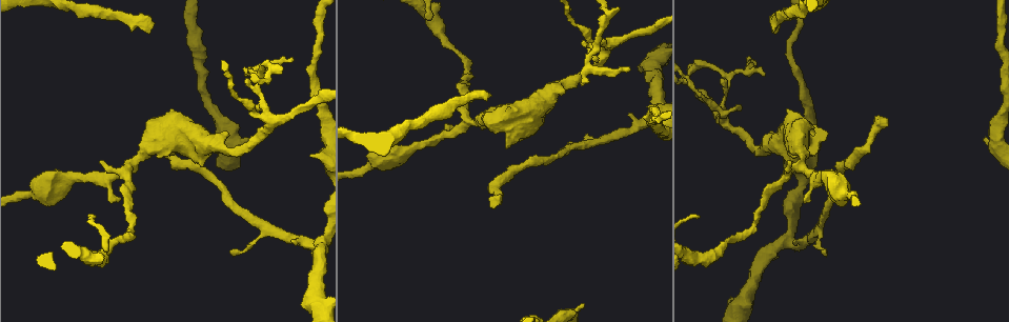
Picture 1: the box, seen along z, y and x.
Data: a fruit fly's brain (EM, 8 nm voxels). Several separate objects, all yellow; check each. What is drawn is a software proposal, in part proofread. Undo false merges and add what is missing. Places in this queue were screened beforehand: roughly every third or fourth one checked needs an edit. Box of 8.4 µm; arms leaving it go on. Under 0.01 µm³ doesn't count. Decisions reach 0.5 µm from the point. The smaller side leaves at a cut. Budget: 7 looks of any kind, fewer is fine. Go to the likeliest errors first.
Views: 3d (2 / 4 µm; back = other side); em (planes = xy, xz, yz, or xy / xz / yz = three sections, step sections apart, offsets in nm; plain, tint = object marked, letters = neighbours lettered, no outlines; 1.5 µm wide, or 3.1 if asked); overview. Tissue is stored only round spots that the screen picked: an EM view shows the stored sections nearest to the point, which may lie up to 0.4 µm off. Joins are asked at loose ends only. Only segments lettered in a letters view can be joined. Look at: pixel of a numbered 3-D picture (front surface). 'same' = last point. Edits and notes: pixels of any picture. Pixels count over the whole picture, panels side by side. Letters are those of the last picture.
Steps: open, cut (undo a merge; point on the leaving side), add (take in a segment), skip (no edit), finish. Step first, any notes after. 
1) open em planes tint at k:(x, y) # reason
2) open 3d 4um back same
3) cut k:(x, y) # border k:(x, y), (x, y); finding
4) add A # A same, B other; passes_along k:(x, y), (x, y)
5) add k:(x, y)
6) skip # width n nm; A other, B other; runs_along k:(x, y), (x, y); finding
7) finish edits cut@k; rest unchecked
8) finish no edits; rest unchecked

open em planes tint at 1:(229, 253)

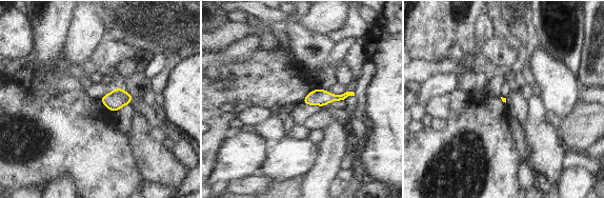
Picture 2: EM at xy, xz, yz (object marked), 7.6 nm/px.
open em planes letters same

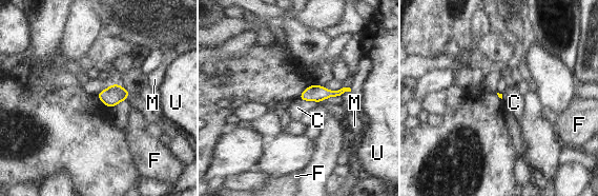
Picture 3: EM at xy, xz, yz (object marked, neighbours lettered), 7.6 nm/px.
skip # longest_contact C 160 nm; C other, F other, M other, U other; border 3:(298, 97), (317, 103); no lettered segment goes on from it

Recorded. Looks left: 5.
open 3d 4um at 1:(68, 175) # thick turns thin

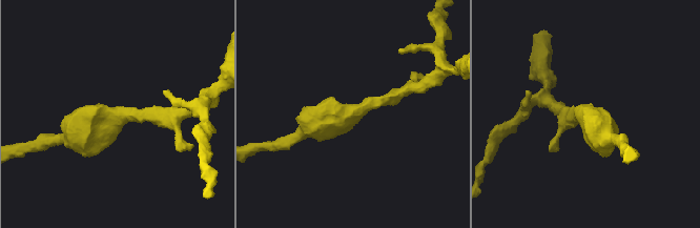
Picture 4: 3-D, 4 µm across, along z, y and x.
open em planes tint at 4:(348, 113) # arm_widths 220, 500 nm; shape alone is not enough

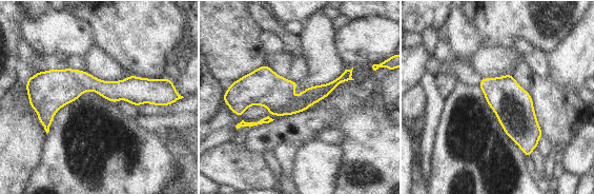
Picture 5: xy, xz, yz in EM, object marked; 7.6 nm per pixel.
open em planes letters same # what lies round it

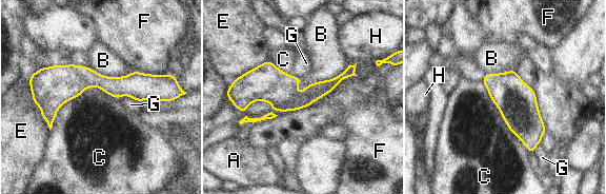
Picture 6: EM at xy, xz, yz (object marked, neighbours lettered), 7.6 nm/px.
skip # A other, B other, C other, E other, F other, G other, H other; one neuron here

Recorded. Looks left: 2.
finish no edits; rest unchecked

